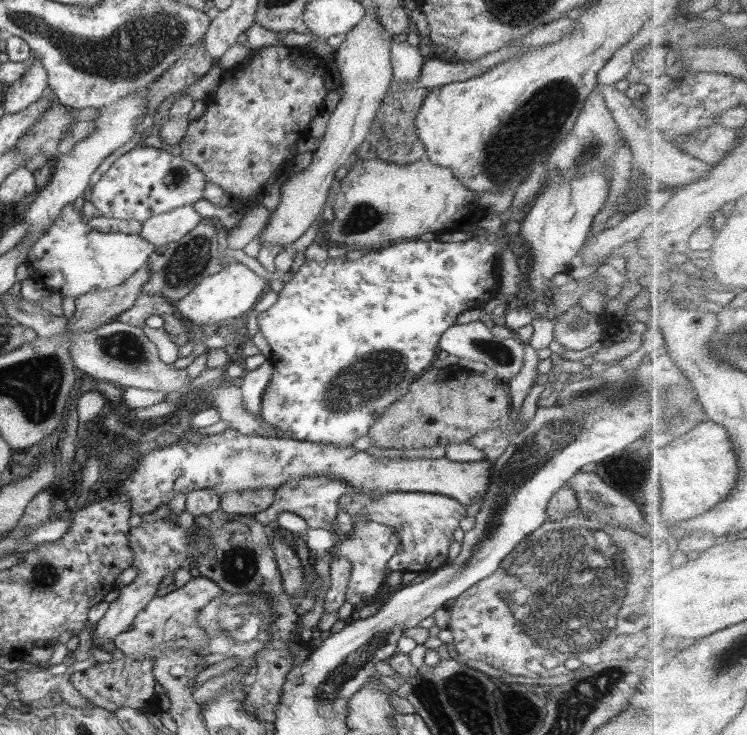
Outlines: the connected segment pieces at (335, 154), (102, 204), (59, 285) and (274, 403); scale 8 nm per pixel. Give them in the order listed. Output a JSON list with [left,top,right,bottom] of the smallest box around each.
[[261,10,393,247],[87,145,208,223],[26,204,156,299],[254,233,512,447]]

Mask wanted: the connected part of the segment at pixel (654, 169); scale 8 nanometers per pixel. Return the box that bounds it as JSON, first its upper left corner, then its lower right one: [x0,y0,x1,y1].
[595,84,715,189]

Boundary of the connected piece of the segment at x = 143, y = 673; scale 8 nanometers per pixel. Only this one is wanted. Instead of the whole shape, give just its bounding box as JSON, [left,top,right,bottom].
[70,656,157,712]

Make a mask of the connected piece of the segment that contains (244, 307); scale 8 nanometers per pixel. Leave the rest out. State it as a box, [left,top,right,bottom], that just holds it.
[176,264,269,329]

